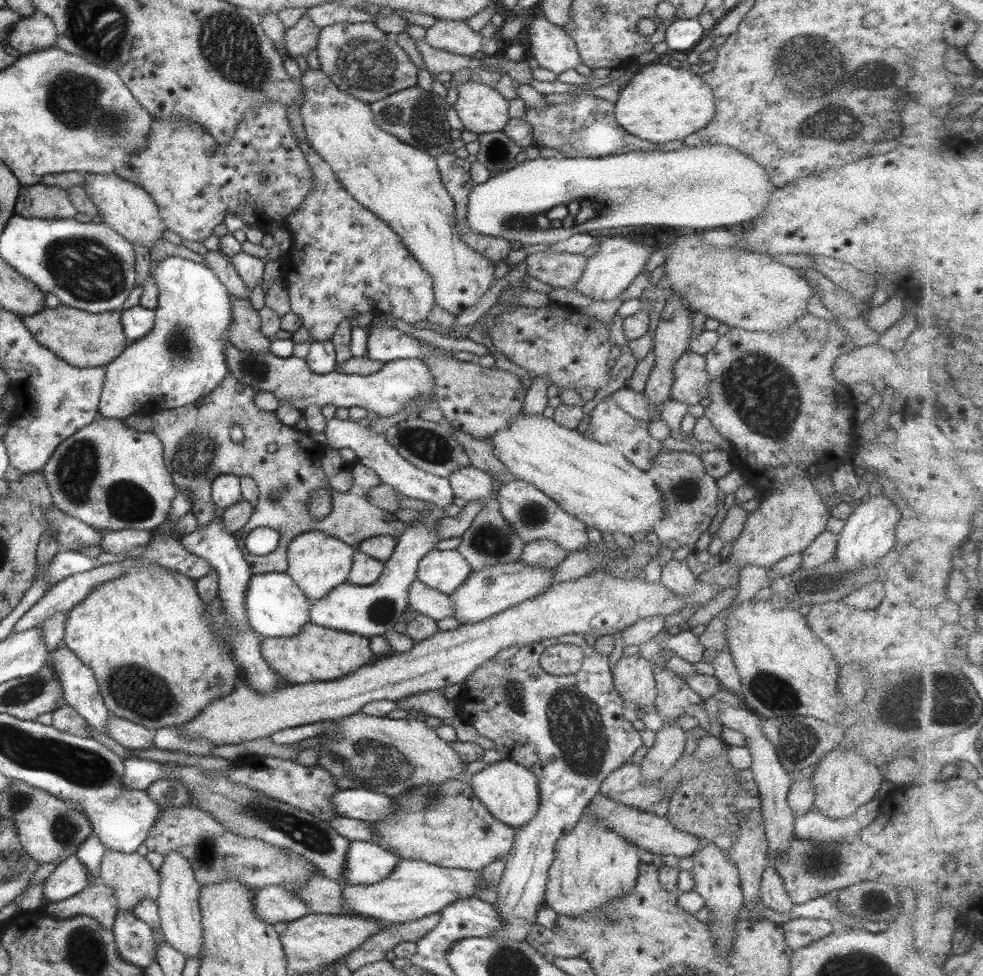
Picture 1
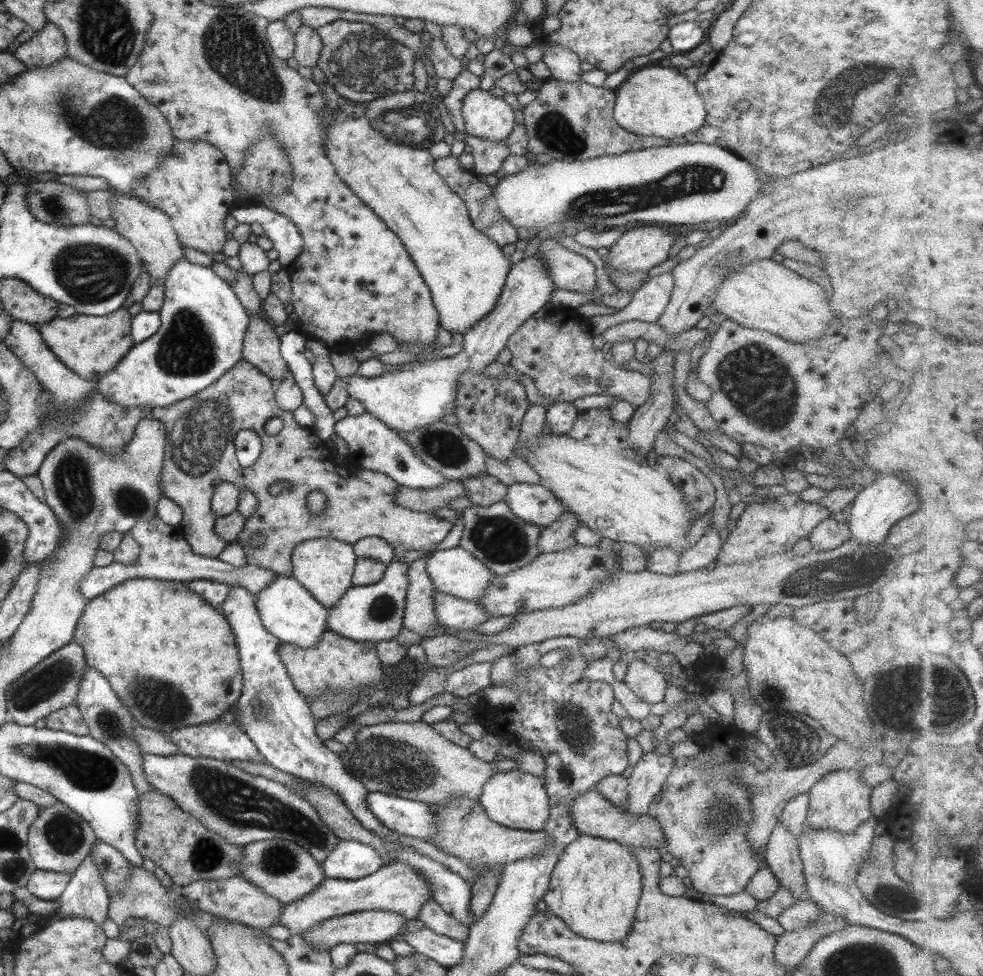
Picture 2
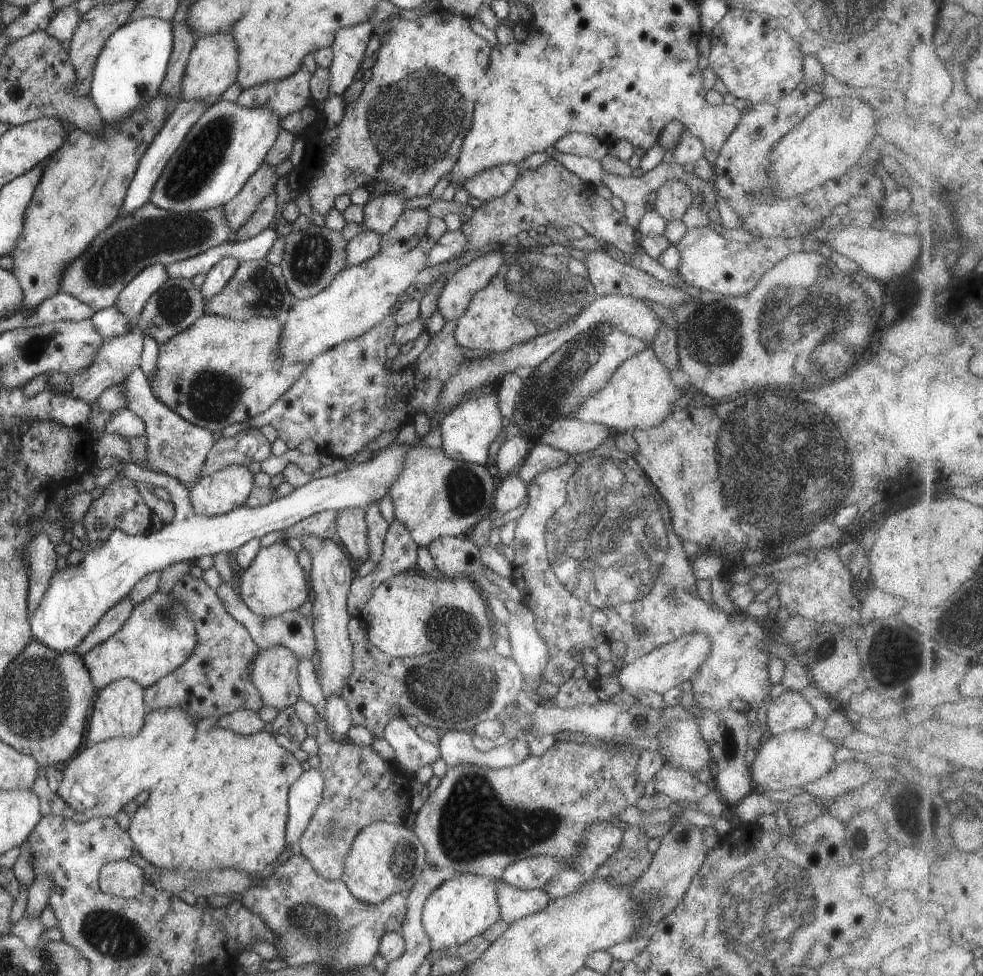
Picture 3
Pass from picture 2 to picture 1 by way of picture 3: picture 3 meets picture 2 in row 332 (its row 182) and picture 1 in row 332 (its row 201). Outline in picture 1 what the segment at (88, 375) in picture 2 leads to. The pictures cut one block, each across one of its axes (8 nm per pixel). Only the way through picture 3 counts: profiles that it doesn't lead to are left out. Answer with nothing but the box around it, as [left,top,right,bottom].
[18,304,130,366]

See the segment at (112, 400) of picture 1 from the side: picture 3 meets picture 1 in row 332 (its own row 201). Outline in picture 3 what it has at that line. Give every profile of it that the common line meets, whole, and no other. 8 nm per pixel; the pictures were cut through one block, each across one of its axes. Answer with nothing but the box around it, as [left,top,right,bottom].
[149,98,282,213]

